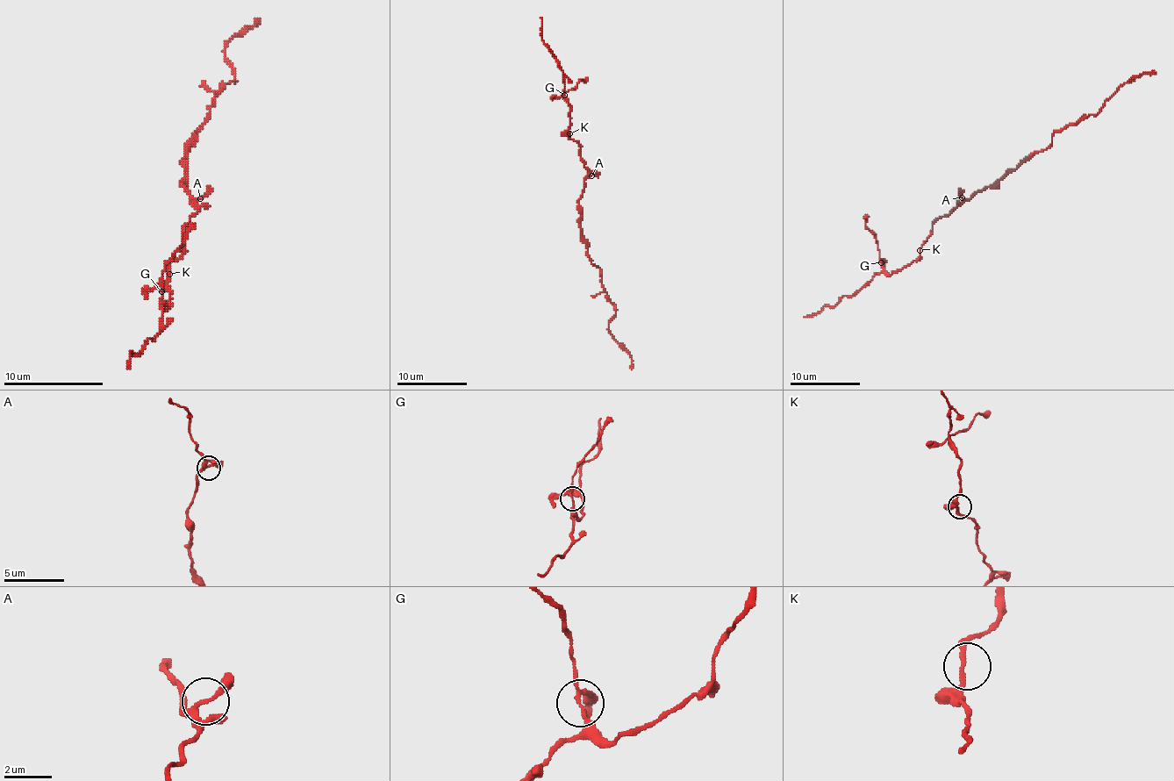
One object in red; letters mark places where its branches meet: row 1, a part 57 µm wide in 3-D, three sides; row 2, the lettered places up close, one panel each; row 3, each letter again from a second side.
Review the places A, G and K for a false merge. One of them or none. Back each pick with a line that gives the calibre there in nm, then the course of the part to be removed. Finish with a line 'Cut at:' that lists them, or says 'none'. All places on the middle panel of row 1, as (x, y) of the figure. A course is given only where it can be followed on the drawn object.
Cut at: none

